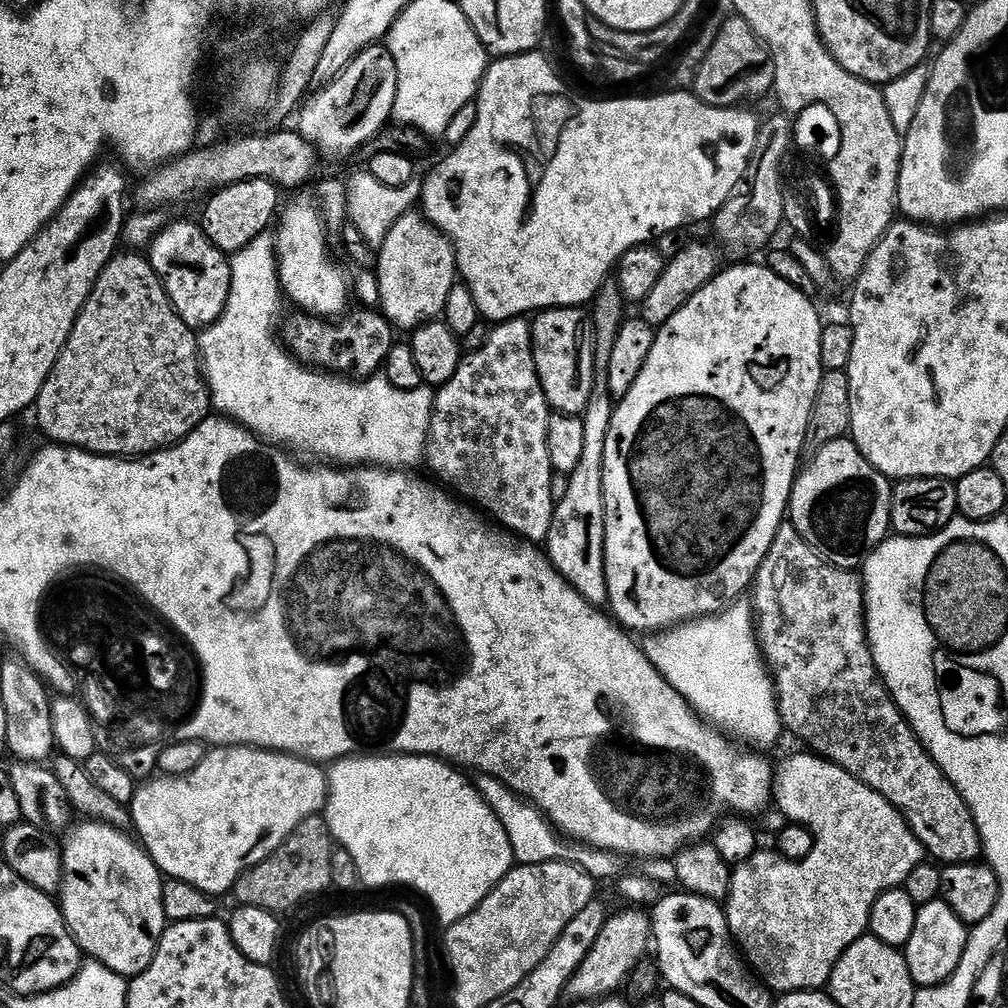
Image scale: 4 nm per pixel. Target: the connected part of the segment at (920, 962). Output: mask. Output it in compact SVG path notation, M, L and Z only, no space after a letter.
M938 899L917 907L914 918L914 934L910 934L910 942L903 949L906 962L910 966L912 980L916 985L920 988L934 988L952 977L954 970L958 970L958 962L962 962L962 954L968 945L969 931L969 925L964 924L962 918L958 918L958 914L954 914L954 910L950 910L950 906L944 900Z

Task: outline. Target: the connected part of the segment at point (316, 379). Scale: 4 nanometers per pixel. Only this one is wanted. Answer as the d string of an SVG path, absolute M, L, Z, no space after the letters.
M268 234L254 238L250 246L231 253L230 263L232 285L226 306L217 320L198 336L200 363L204 381L208 384L208 395L212 398L212 408L221 417L247 428L261 440L287 446L293 453L309 452L320 462L333 460L336 466L415 469L415 464L419 460L421 463L426 456L432 407L436 401L433 389L421 386L414 390L398 390L383 374L353 382L349 377L305 366L286 347L281 333L280 336L276 333L280 324L282 289L275 239Z

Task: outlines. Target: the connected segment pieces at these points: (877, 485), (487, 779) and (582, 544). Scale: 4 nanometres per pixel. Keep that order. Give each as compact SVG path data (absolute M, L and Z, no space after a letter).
M851 438L815 449L813 456L816 457L799 469L792 486L790 523L828 563L859 569L862 561L890 535L893 481L863 456Z
M480 774L475 777L474 783L490 810L494 810L498 822L502 822L502 830L506 830L506 838L510 838L512 858L517 865L567 860L569 864L576 864L586 874L590 874L597 882L612 882L621 875L621 861L613 853L562 838L552 821L531 800L518 795L513 788L507 788L497 776Z
M597 383L582 417L585 430L582 458L571 476L567 477L568 489L564 497L561 495L557 499L556 513L552 515L546 541L546 555L562 578L566 578L566 582L574 586L582 598L597 606L608 604L608 583L604 569L604 455L613 411L614 401L608 394L607 383Z

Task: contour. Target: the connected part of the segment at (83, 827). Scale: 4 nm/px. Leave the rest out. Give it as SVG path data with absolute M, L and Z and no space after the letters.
M99 820L80 822L62 844L64 877L60 883L58 903L68 923L68 931L76 939L85 957L102 962L119 976L131 978L142 974L156 956L156 948L164 937L166 921L162 910L165 877L143 847L129 833L120 832Z

